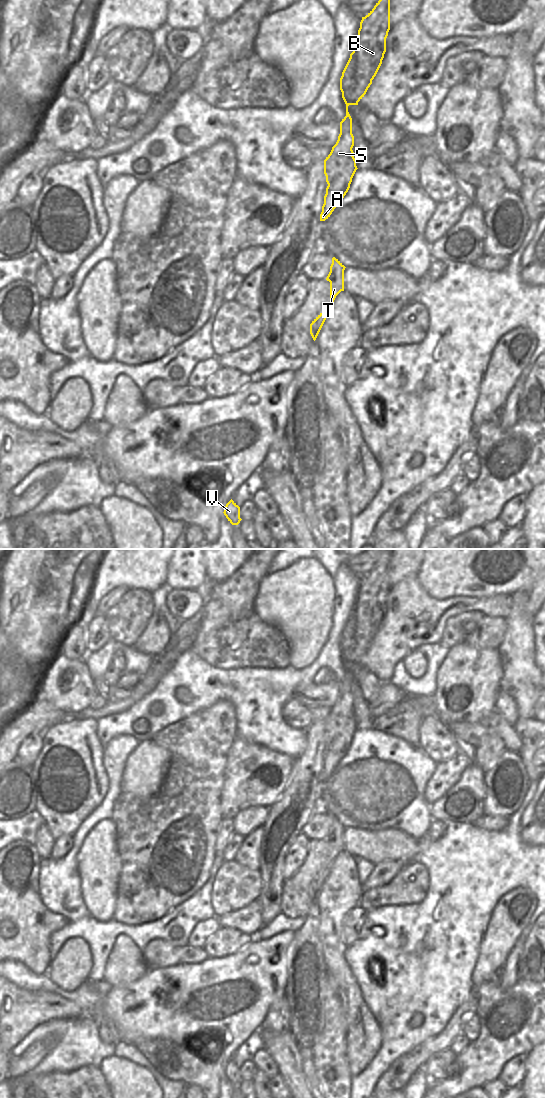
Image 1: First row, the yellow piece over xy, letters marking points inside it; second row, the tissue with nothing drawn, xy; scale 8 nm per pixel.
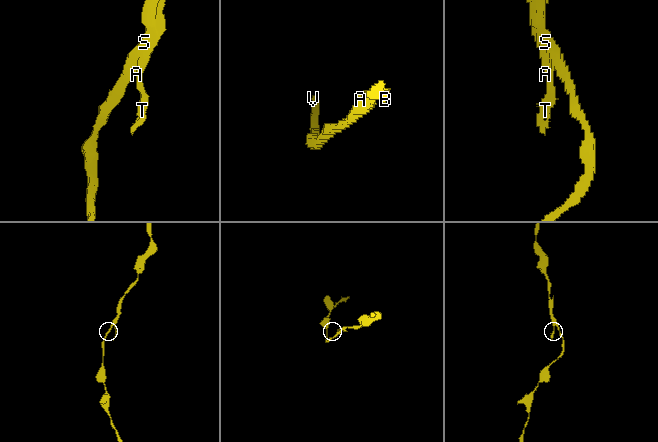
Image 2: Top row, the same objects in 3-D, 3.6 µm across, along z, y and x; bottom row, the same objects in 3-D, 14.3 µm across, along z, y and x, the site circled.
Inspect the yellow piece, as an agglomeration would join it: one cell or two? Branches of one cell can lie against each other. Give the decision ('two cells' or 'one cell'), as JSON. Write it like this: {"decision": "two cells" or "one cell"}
{"decision": "two cells"}

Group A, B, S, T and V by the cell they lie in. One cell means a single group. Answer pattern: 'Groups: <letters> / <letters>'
Groups: A B T / S V

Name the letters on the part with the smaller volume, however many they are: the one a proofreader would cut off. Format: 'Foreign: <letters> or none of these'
Foreign: A, B, T

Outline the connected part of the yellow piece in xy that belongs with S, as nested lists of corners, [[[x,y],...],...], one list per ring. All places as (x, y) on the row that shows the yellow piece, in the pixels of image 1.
[[[356,50],[350,54],[350,58],[340,78],[340,90],[346,104],[346,116],[340,122],[340,134],[330,154],[324,160],[324,174],[329,185],[344,170],[350,158],[354,155],[354,136],[352,134],[352,118],[348,112],[350,105],[350,92],[356,88],[356,68],[358,56]]]

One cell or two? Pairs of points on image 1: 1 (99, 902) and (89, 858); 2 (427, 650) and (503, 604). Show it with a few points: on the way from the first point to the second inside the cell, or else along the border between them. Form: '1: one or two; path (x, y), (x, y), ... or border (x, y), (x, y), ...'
1: one; path (96, 891), (91, 886), (91, 869)
2: two; border (439, 642), (420, 645), (417, 648)

